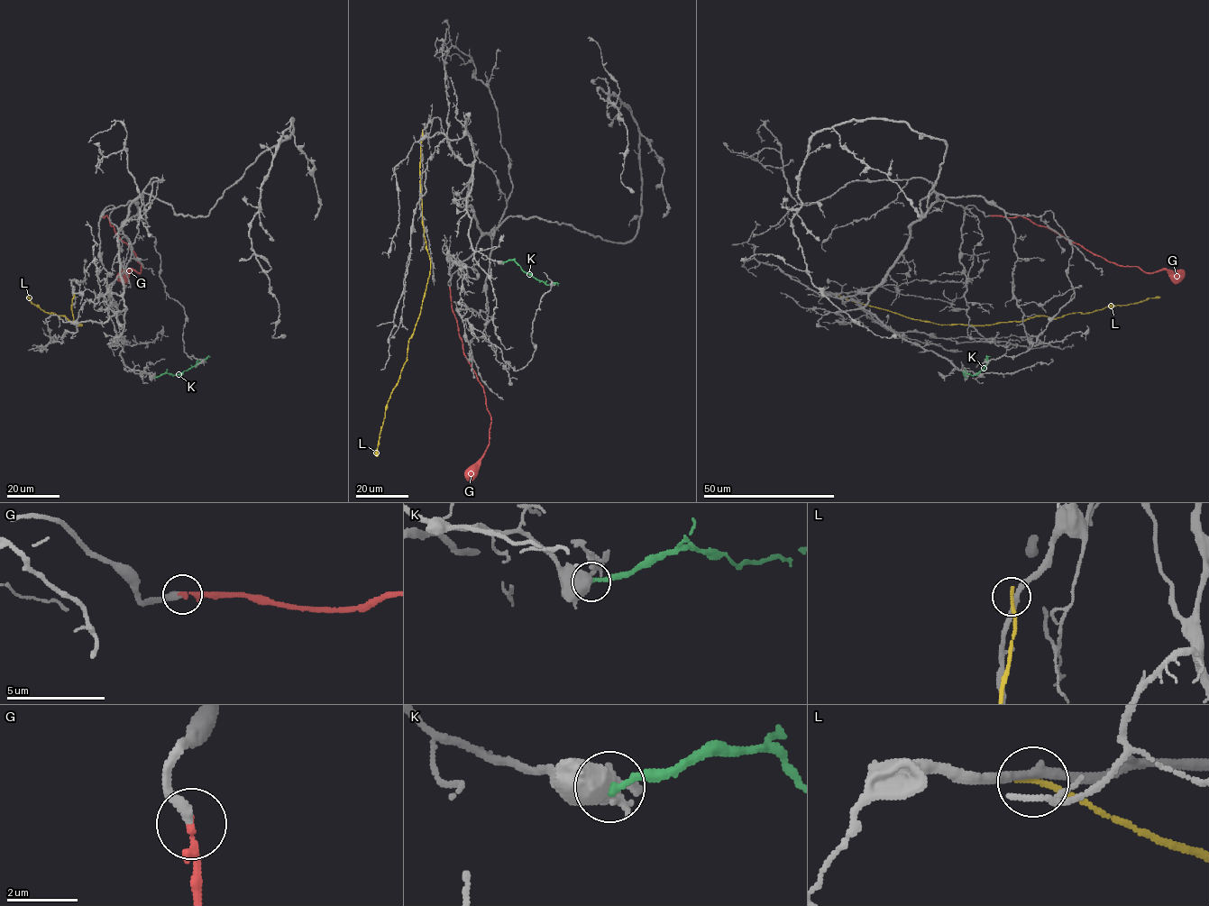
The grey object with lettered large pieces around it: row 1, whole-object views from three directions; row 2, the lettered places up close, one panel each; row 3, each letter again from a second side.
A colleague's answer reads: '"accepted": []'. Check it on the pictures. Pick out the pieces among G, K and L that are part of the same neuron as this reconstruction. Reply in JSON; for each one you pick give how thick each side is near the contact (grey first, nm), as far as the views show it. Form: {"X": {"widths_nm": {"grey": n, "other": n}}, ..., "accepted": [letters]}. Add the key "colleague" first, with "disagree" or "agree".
{"colleague": "disagree", "G": {"widths_nm": {"grey": 320, "other": 220}}, "accepted": ["G"]}

